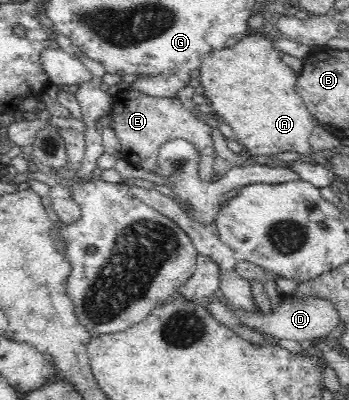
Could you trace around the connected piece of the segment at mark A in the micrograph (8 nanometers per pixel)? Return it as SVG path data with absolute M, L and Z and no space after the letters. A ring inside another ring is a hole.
M261 32L242 36L233 48L224 48L205 55L199 71L200 85L211 102L210 112L213 115L216 113L218 119L231 126L233 138L247 148L247 156L265 160L278 152L294 151L302 154L303 159L308 159L308 140L314 124L296 89L299 73L280 59L280 53L273 47L269 37Z

